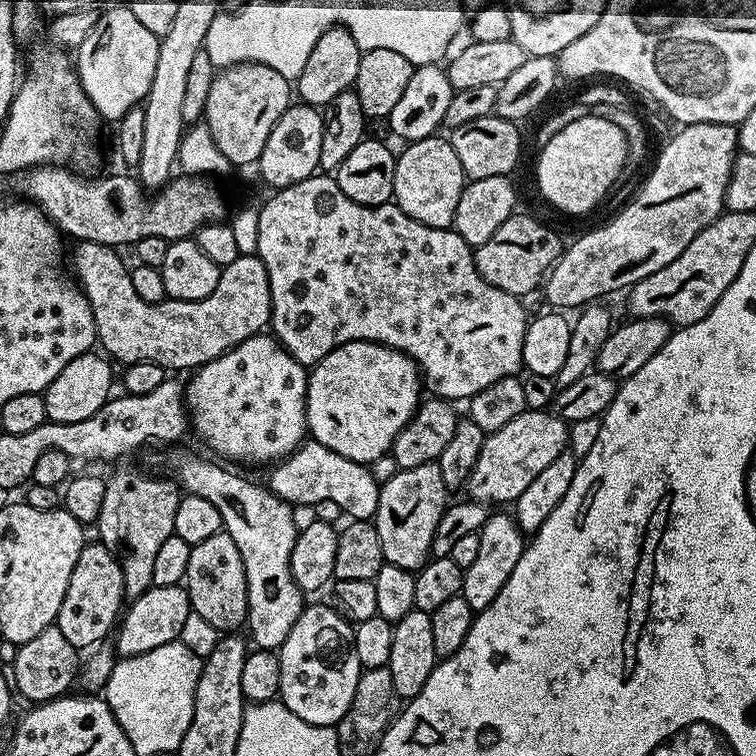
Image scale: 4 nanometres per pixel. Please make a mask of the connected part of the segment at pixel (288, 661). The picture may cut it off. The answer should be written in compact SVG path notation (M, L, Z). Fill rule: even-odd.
M309 603L278 649L282 670L279 699L298 718L327 728L337 725L350 709L362 671L358 650L354 650L353 625L335 610Z

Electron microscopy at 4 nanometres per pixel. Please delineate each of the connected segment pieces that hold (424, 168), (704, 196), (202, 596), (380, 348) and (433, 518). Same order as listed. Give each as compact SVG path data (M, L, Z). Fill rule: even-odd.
M437 134L411 141L405 147L408 149L397 155L392 200L407 216L426 226L452 228L454 210L458 210L458 198L462 198L466 177L451 139L444 137L443 140L442 136Z
M686 124L679 131L661 150L640 193L638 188L635 195L623 205L625 208L609 224L582 233L569 248L567 245L561 251L559 260L549 270L542 285L542 293L552 303L549 305L553 309L576 310L583 305L603 301L607 292L616 292L619 288L627 290L642 278L650 278L654 270L670 266L670 262L674 262L674 258L678 258L678 254L682 254L690 242L694 242L696 235L725 211L726 186L738 155L737 129L731 124Z
M222 530L206 538L206 542L192 545L182 584L188 590L192 611L206 618L220 634L236 634L245 627L248 618L246 570L242 566L242 554L238 554L238 546L234 546L234 538L230 538L228 532Z
M351 340L342 346L338 346L330 354L326 354L326 358L322 358L318 361L311 371L308 372L308 397L306 398L306 410L308 411L307 431L310 433L311 439L317 440L322 446L326 446L330 450L334 450L346 458L357 460L359 464L371 465L372 462L379 459L380 456L387 456L391 453L394 438L398 438L400 431L408 425L410 418L422 403L420 388L422 392L420 370L405 352L399 352L393 348L388 348L384 344L375 344L369 340Z
M436 462L413 468L401 468L392 478L381 483L374 523L378 530L378 539L382 542L385 564L402 566L402 570L415 573L428 563L432 556L434 530L438 530L438 518L442 518L446 501L449 499L447 496L450 496L450 489L446 486L446 482L442 482L442 470Z

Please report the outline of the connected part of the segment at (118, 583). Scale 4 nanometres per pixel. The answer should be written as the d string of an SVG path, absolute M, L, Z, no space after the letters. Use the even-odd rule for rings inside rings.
M85 543L74 565L74 574L70 574L70 586L66 586L66 598L62 598L54 627L62 630L70 646L77 650L95 649L101 642L107 641L104 639L107 636L109 639L110 633L117 627L125 600L122 570L116 555L102 543Z

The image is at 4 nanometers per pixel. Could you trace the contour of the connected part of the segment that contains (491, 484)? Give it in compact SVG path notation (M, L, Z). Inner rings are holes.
M525 410L518 414L518 418L506 422L502 430L485 435L484 445L478 454L478 462L474 462L472 472L466 481L467 495L489 506L495 505L494 503L500 504L496 506L511 505L520 497L522 490L526 490L526 486L530 486L530 482L534 482L534 478L538 478L538 474L546 470L546 466L550 466L550 462L554 462L554 458L558 458L558 454L562 454L568 447L569 425L565 421L548 410Z

